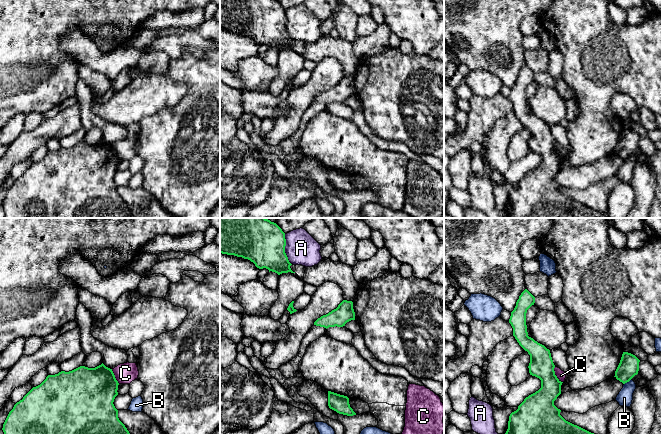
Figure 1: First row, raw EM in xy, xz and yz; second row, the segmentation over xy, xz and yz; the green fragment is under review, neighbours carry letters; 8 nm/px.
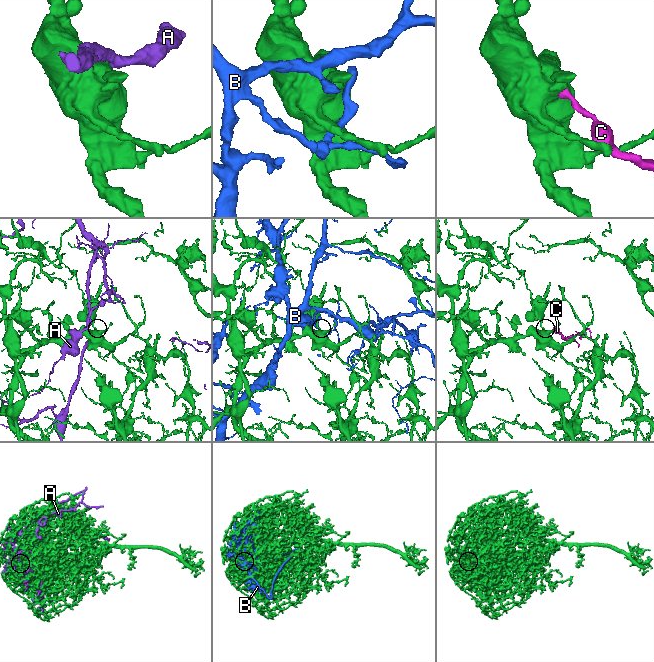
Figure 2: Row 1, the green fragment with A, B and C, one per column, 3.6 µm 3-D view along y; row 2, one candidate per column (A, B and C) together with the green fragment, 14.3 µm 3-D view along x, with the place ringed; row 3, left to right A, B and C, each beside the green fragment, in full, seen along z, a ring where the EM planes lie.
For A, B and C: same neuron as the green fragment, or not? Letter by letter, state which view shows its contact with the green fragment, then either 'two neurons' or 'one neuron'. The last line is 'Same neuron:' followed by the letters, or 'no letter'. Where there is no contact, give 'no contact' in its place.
A: contact in xz; two neurons
B: contact in yz; two neurons
C: contact in yz; two neurons
Same neuron: no letter

